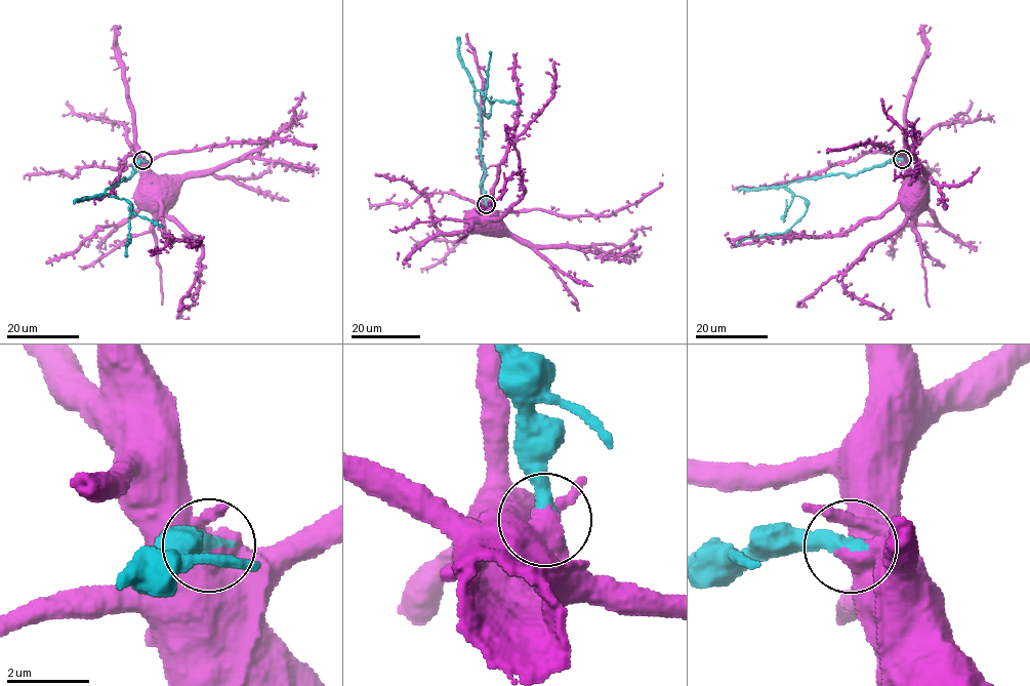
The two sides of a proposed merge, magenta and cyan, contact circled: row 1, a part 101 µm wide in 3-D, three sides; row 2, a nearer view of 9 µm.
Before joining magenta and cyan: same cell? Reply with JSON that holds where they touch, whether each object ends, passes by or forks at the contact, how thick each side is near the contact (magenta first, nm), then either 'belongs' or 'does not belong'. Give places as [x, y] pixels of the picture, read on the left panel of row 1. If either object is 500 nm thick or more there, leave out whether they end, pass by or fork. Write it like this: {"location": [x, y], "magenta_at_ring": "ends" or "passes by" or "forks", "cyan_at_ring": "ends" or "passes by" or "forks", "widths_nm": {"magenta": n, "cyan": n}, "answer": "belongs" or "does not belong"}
{"location": [142, 160], "widths_nm": {"magenta": 600, "cyan": 480}, "answer": "does not belong"}

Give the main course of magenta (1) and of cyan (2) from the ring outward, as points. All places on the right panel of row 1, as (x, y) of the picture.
1: (902, 160), (900, 202), (907, 213), (902, 224), (867, 249), (842, 278), (843, 287), (887, 315), (879, 317)
2: (902, 160), (855, 174), (790, 182), (786, 188), (802, 197), (806, 212), (782, 233), (746, 238), (736, 247)

